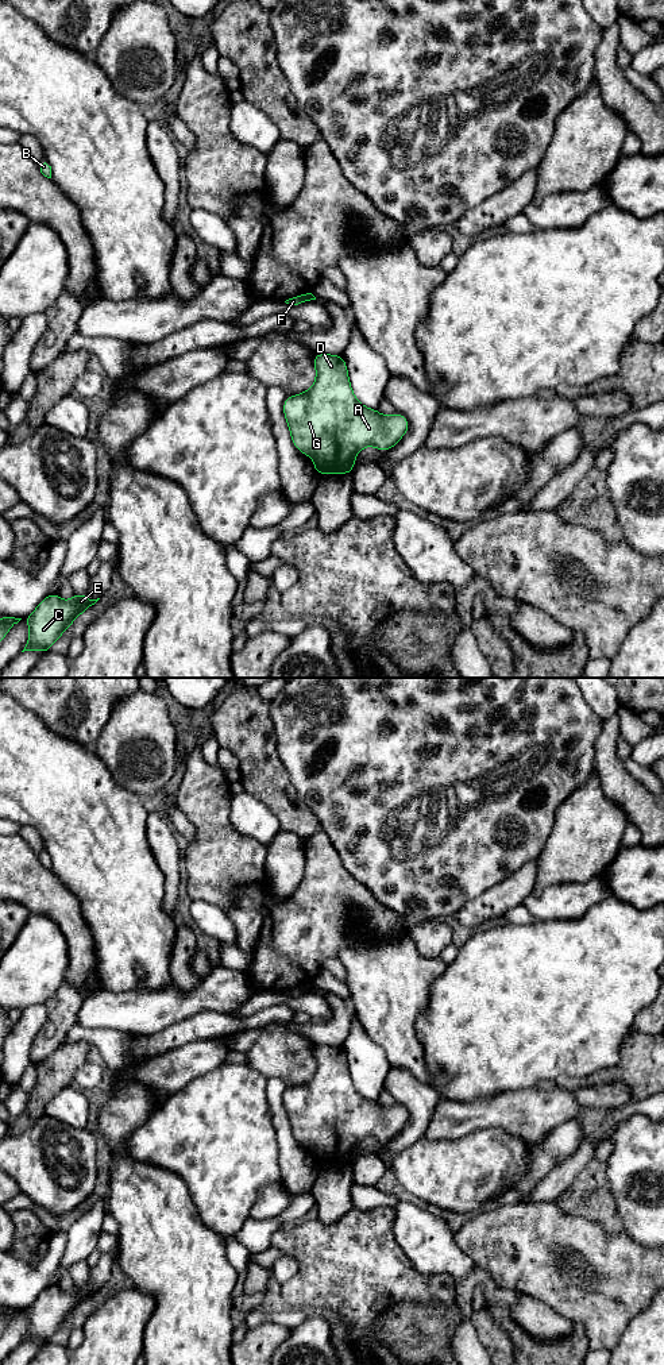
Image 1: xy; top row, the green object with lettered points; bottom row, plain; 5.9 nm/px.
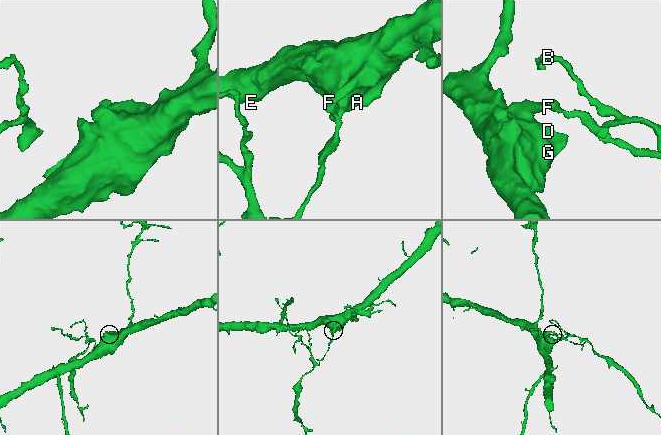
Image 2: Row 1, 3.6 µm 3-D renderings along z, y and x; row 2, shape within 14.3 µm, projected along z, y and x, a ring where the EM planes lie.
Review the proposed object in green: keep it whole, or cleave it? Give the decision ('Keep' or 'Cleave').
Cleave

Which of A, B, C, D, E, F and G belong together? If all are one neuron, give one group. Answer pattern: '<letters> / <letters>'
A C D E G / B F

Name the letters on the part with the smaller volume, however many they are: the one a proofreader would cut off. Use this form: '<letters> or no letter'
B, F

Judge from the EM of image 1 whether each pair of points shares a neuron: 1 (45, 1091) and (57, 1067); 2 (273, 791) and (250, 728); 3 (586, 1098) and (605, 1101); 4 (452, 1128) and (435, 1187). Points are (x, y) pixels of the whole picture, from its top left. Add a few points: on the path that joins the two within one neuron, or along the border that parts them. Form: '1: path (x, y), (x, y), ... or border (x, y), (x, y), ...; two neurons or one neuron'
1: path (47, 1086), (54, 1072); one neuron
2: path (263, 775), (254, 744); one neuron
3: path (590, 1098), (601, 1098); one neuron
4: border (478, 1129), (456, 1138), (427, 1140), (423, 1137); two neurons

